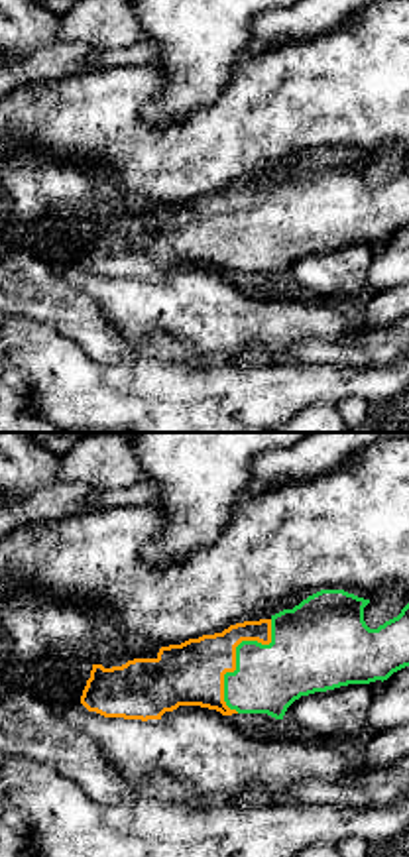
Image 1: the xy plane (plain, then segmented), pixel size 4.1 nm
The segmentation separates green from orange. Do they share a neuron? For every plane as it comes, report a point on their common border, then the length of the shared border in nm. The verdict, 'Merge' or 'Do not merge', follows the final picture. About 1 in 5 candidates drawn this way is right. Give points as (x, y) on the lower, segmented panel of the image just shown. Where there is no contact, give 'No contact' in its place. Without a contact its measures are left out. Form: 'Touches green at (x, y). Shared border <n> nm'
Touches green at (236, 653). Shared border 420 nm

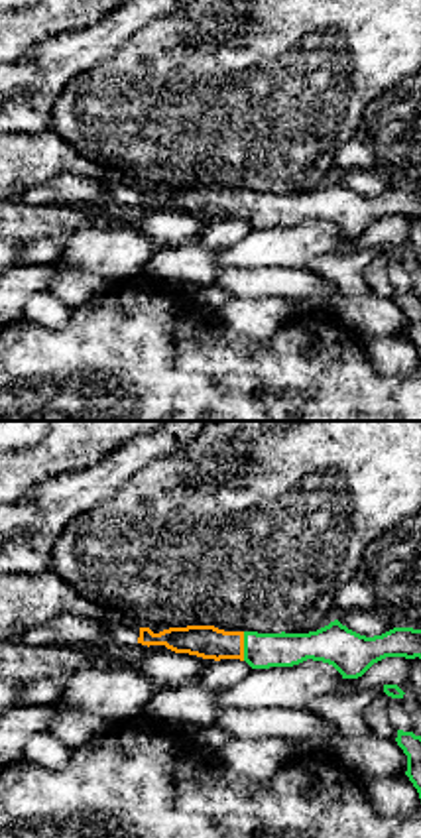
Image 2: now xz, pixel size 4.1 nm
Touches green at (244, 646). Shared border 120 nm

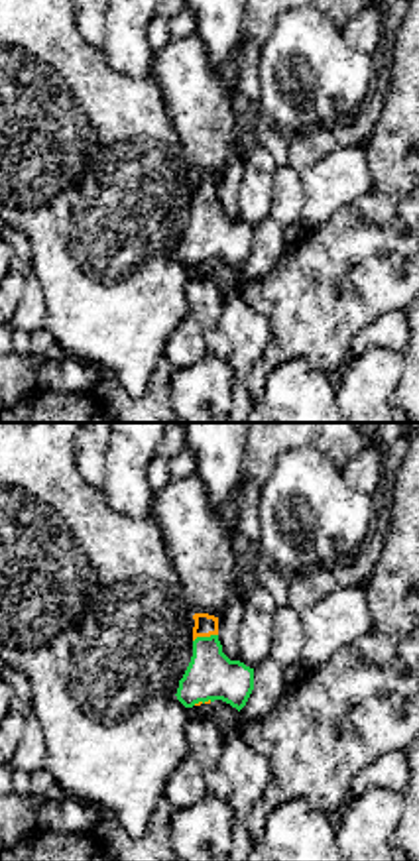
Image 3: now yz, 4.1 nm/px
Touches green at (205, 637). Shared border 110 nm

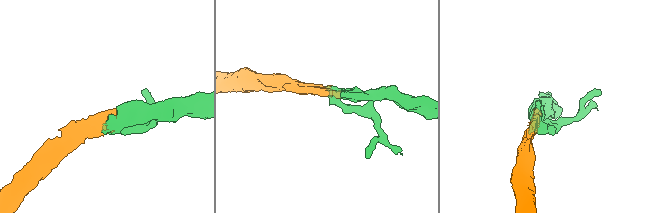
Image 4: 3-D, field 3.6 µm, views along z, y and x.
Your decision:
Merge

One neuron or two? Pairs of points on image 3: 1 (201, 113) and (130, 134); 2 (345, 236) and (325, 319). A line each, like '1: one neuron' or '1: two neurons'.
1: two neurons
2: one neuron

